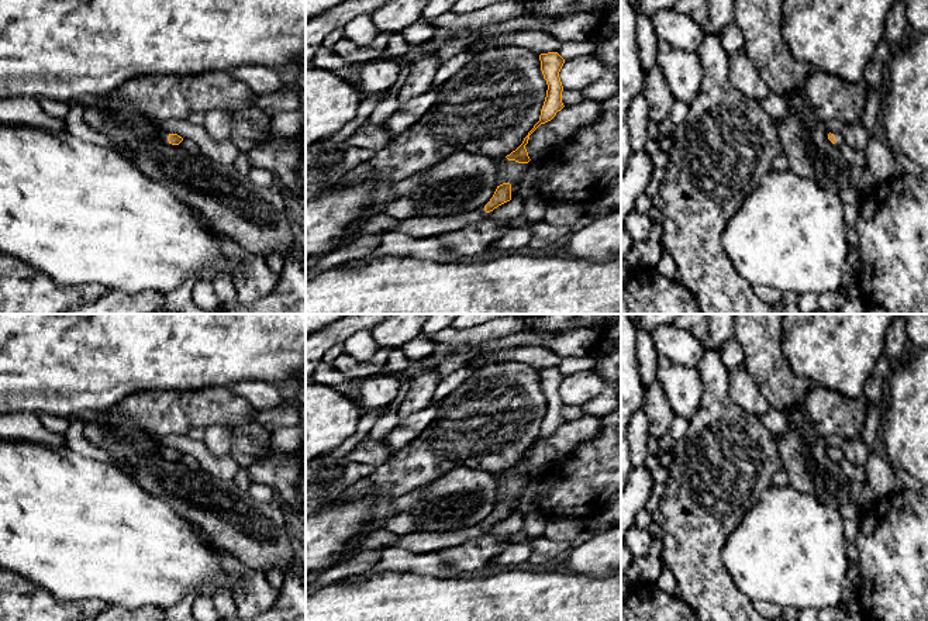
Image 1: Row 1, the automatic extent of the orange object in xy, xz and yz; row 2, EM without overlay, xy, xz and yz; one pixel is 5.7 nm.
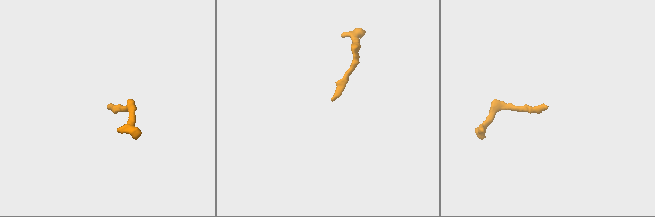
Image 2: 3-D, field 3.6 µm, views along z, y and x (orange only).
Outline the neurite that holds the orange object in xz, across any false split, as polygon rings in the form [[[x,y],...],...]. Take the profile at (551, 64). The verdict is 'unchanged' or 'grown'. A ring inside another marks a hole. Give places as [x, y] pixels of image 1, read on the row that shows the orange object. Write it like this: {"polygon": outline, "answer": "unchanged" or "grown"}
{"polygon": [[[548,52],[548,54],[541,54],[539,61],[544,79],[546,80],[548,84],[546,97],[541,110],[539,121],[524,138],[522,144],[510,155],[506,156],[508,161],[515,161],[518,163],[528,163],[531,161],[525,149],[529,135],[541,124],[551,121],[556,115],[556,113],[565,107],[562,103],[563,86],[559,77],[559,72],[565,63],[565,59],[558,52]]], "answer": "unchanged"}

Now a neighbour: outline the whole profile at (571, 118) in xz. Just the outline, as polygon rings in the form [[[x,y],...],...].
[[[583,100],[577,104],[565,106],[556,115],[541,124],[528,139],[525,149],[531,161],[537,161],[551,152],[558,144],[568,139],[577,130],[596,121],[600,115],[600,103]]]

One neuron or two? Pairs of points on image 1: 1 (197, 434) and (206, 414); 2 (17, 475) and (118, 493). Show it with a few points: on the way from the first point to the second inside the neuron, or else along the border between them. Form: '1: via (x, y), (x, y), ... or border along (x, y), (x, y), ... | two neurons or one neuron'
1: border along (203, 428), (192, 428), (186, 434) | two neurons
2: via (42, 493), (93, 493) | one neuron

